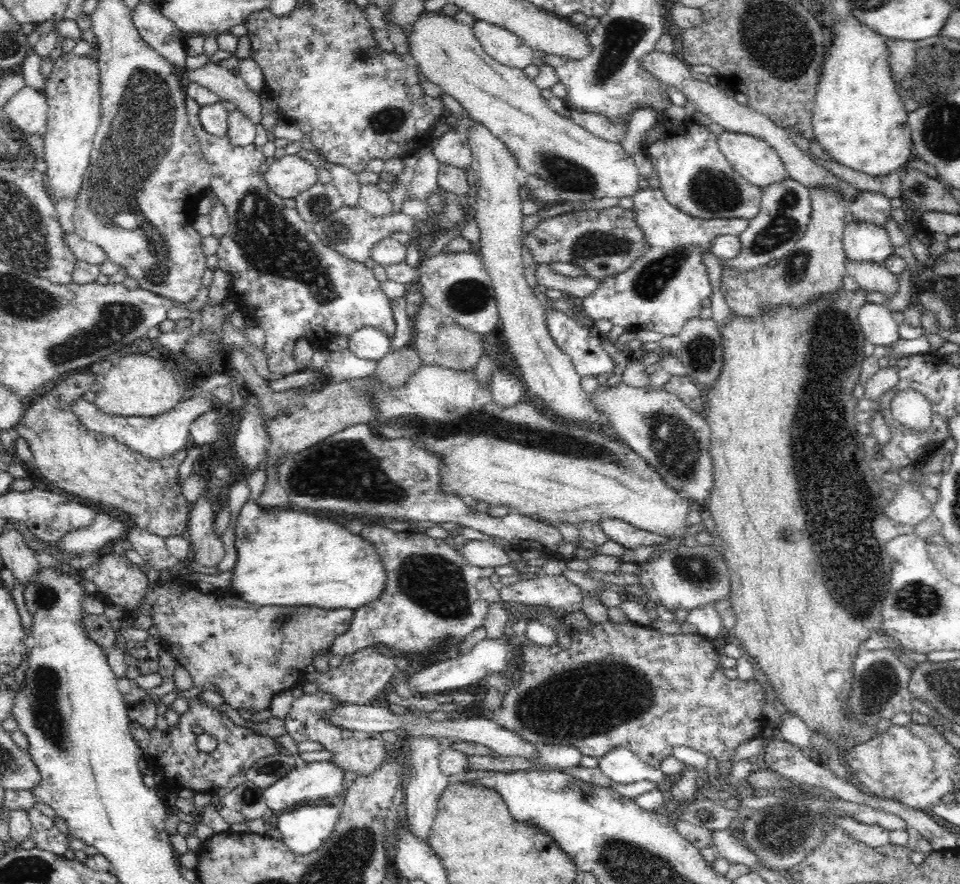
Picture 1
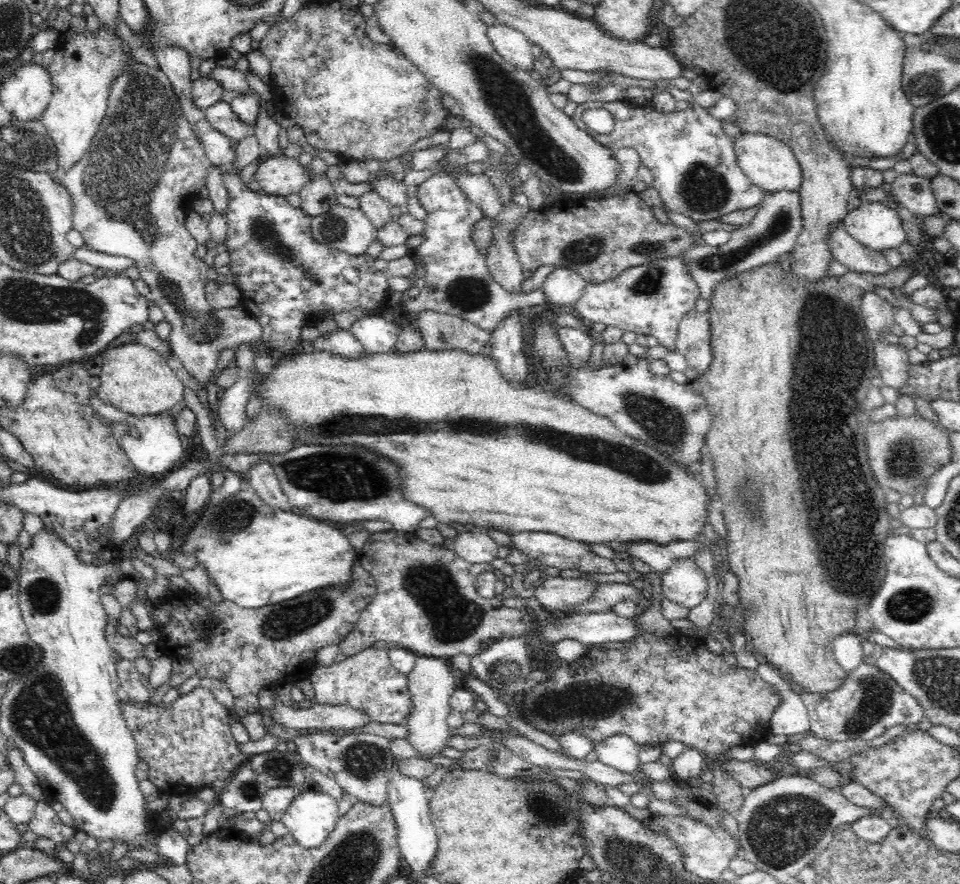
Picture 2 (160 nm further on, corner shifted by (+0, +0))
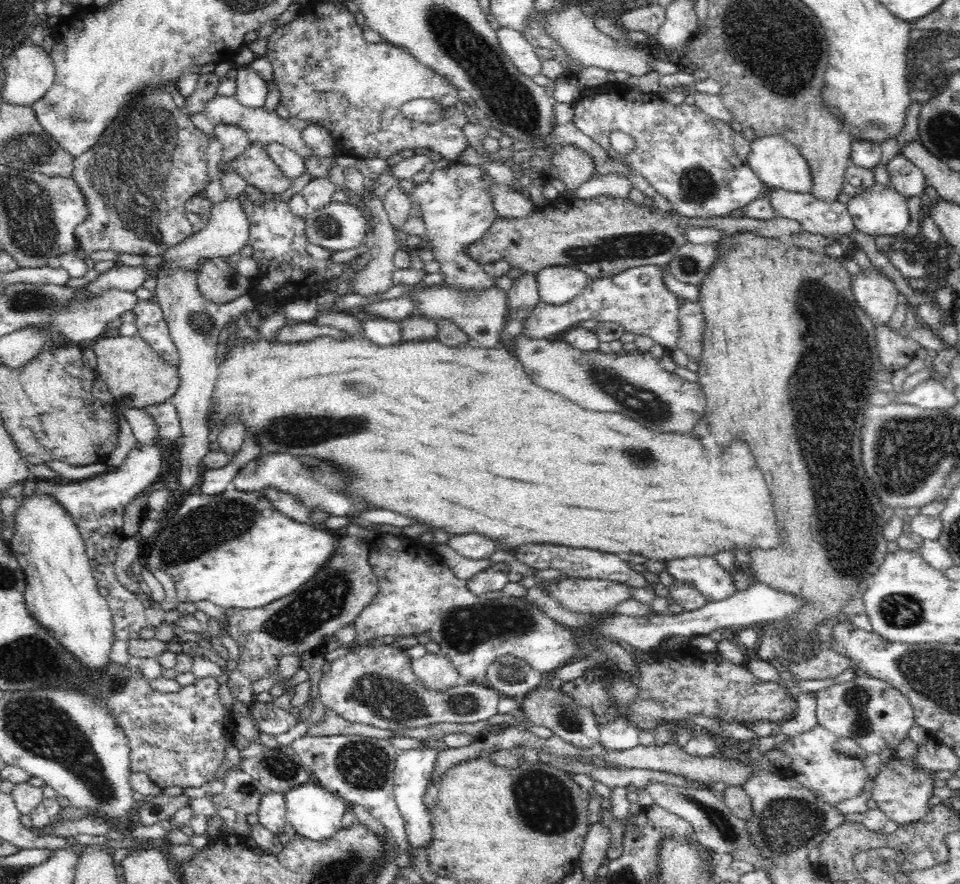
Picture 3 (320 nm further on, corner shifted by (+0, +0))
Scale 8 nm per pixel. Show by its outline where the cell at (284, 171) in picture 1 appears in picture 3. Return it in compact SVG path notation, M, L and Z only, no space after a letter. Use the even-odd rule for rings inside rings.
M250 143L241 155L226 161L221 166L221 172L235 172L239 174L247 184L255 186L264 194L280 196L294 180L284 176L284 173L276 166L276 163L266 153L266 145Z

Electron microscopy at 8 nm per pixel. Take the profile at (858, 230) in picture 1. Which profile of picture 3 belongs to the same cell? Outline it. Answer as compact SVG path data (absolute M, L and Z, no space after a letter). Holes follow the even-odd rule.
M873 185L846 204L855 229L877 240L903 233L910 222L906 198L892 186Z

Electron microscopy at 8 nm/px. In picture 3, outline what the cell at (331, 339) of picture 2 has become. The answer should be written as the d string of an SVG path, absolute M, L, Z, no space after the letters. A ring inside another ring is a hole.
M315 322L287 323L276 332L280 342L310 342L318 336L332 336L336 340L348 338L348 333L328 325L316 325Z

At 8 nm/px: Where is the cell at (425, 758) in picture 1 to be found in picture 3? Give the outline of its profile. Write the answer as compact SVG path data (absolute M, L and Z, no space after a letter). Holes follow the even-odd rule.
M427 652L424 656L411 662L413 672L422 685L430 691L445 691L456 684L462 683L451 660L441 652Z

